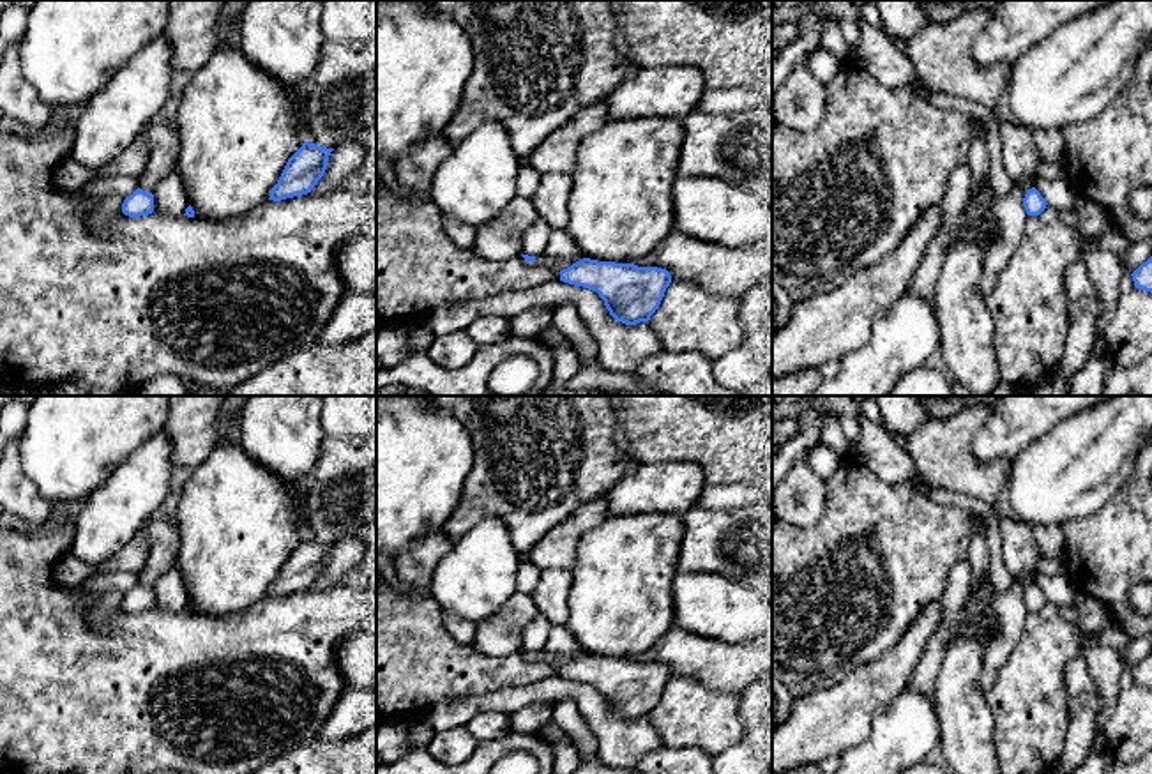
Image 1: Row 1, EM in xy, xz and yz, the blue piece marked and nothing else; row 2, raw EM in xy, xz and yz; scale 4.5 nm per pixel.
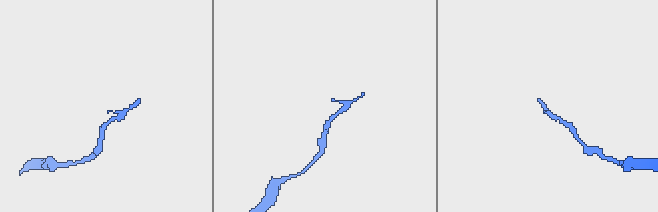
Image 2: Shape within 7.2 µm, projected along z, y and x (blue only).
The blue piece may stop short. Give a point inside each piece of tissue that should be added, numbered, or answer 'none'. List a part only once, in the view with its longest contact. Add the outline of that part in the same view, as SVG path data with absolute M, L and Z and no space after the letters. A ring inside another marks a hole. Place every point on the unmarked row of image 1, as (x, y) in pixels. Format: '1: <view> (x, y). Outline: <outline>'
none

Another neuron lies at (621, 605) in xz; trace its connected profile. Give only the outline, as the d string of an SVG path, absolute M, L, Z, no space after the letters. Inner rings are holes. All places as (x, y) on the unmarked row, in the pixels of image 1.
M664 512L608 516L578 544L567 599L569 633L581 650L597 657L636 659L673 626L673 580L678 574L682 520Z

